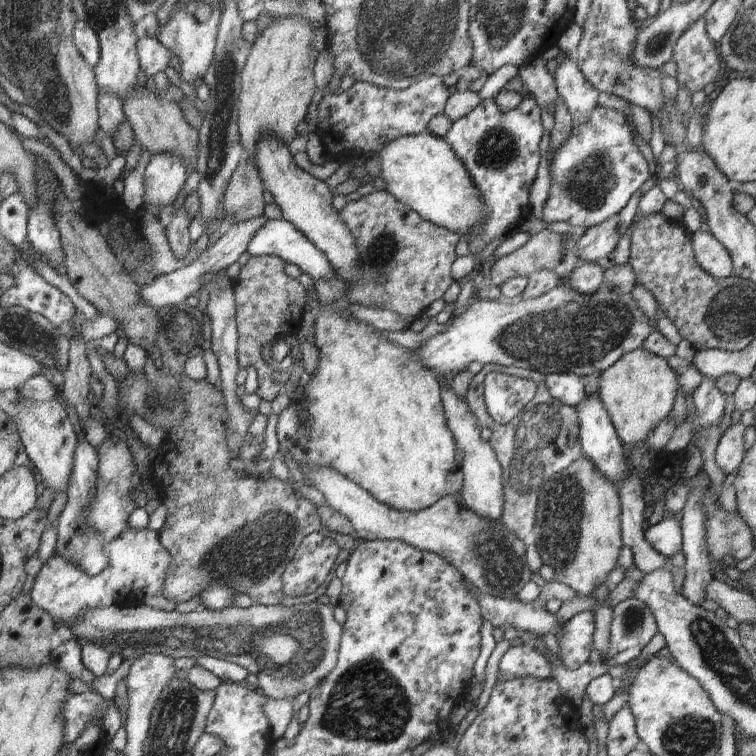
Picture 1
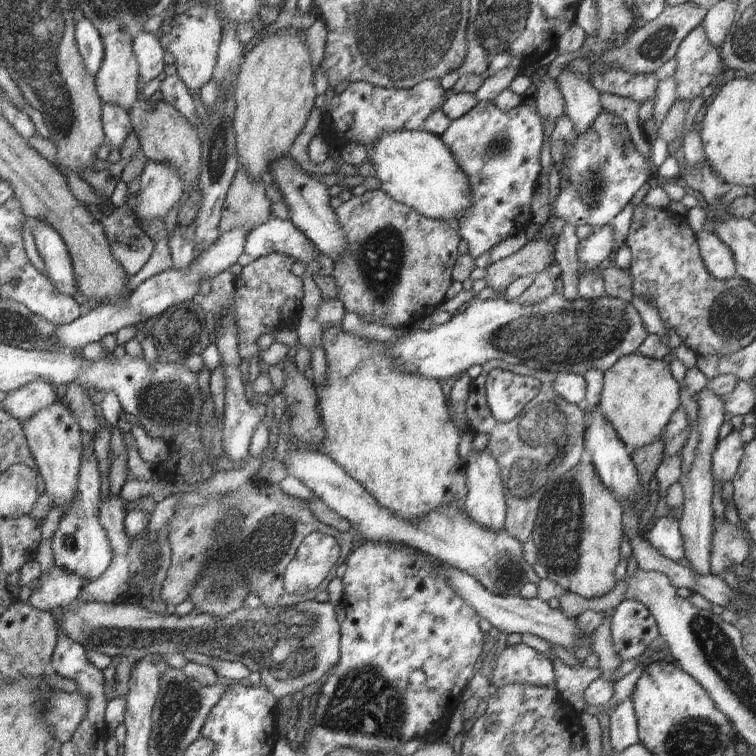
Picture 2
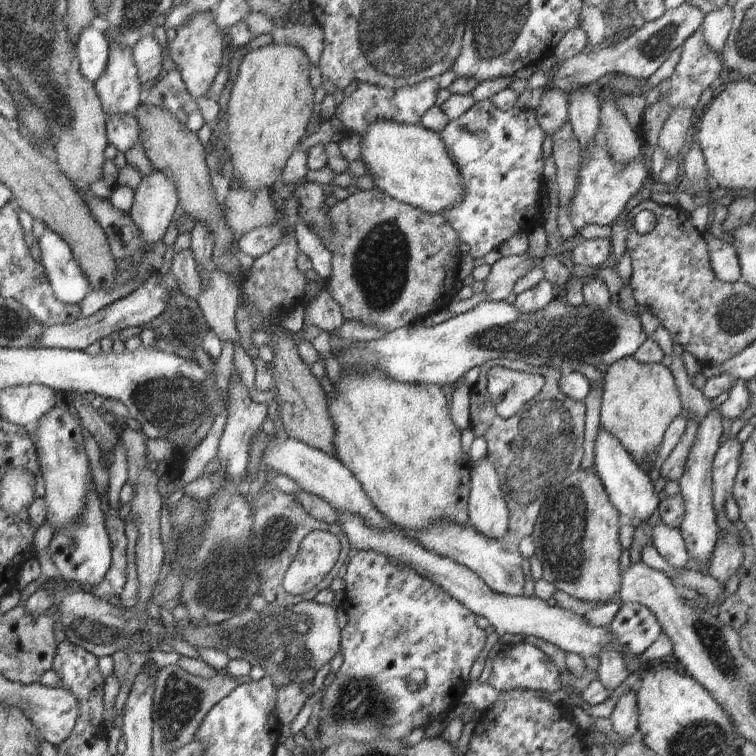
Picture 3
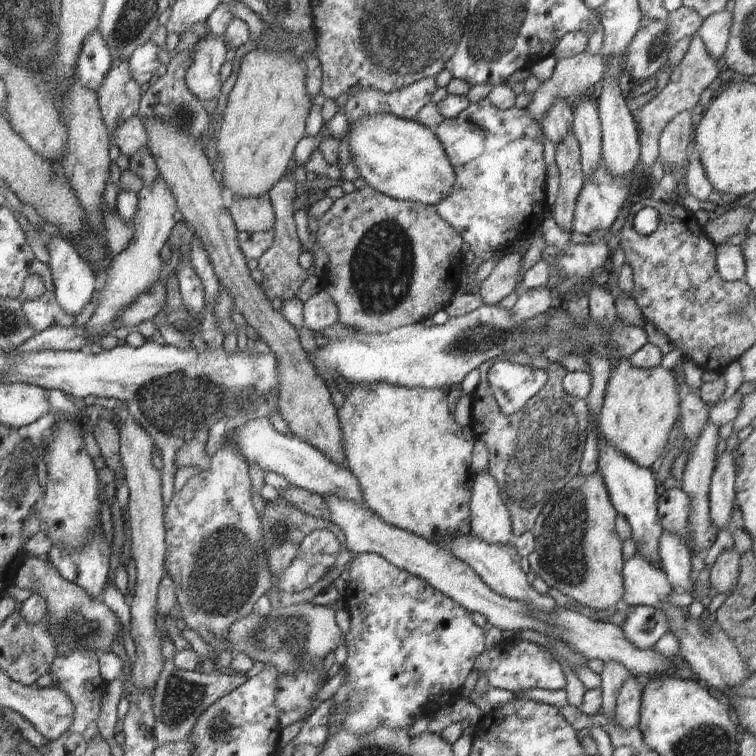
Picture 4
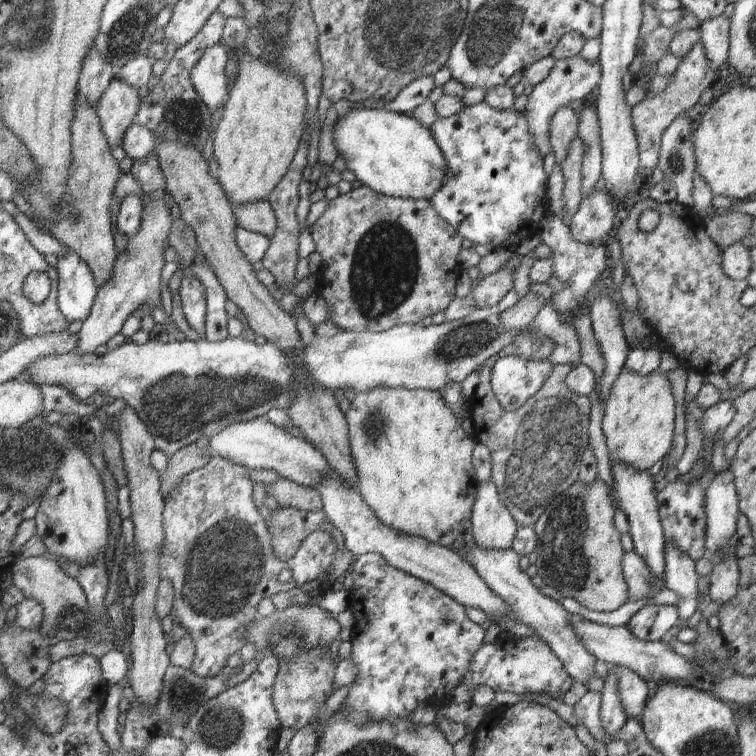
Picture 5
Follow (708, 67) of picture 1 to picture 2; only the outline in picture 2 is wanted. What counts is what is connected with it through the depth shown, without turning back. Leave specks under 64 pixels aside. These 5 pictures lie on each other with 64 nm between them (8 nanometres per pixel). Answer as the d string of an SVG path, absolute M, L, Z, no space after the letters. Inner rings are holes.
M702 24L682 40L675 57L678 63L673 76L677 86L675 100L692 102L725 69L719 50L708 42Z

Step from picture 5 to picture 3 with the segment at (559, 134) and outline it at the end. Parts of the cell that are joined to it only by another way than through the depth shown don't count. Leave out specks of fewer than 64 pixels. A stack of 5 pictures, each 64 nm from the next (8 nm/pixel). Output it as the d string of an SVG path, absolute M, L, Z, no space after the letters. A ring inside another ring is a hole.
M550 85L544 88L540 105L534 112L543 132L554 136L566 122L569 122L568 95L560 90L554 90Z

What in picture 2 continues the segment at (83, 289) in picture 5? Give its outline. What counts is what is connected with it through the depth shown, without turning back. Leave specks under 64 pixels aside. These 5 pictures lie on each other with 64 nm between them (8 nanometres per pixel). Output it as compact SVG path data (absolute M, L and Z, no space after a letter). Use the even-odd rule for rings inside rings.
M30 220L32 238L36 250L46 265L48 278L60 293L73 295L79 291L75 286L75 277L70 263L67 247L56 230L42 220Z

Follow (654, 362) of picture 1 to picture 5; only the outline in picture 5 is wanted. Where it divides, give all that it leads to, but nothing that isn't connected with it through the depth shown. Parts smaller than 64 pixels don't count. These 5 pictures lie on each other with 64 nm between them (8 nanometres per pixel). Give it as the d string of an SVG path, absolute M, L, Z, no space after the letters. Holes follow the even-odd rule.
M624 366L610 388L603 407L602 431L611 462L622 462L634 470L648 472L671 450L675 429L675 400L666 373L640 376Z

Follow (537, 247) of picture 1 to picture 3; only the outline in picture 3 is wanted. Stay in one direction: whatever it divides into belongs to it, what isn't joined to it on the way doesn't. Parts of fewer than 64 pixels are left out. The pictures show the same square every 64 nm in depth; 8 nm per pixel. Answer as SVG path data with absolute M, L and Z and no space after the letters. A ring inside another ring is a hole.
M529 251L522 256L506 256L491 266L490 274L484 282L484 292L488 294L488 301L506 301L512 294L514 284L521 280L541 260L532 258Z

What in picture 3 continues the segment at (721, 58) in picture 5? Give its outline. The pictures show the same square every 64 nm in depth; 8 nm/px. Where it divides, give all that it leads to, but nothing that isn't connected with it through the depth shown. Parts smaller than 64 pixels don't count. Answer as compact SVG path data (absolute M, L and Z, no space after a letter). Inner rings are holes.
M724 4L718 10L706 14L700 31L712 52L719 56L726 46L728 36L732 27L733 8Z

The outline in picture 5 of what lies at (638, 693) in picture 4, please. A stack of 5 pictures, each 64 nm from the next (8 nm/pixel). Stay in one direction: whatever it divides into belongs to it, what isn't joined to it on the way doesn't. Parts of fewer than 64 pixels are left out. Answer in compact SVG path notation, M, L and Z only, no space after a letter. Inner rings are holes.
M614 665L614 672L618 678L620 704L626 712L626 716L638 718L642 714L642 708L646 705L649 694L652 692L652 685L626 666Z

